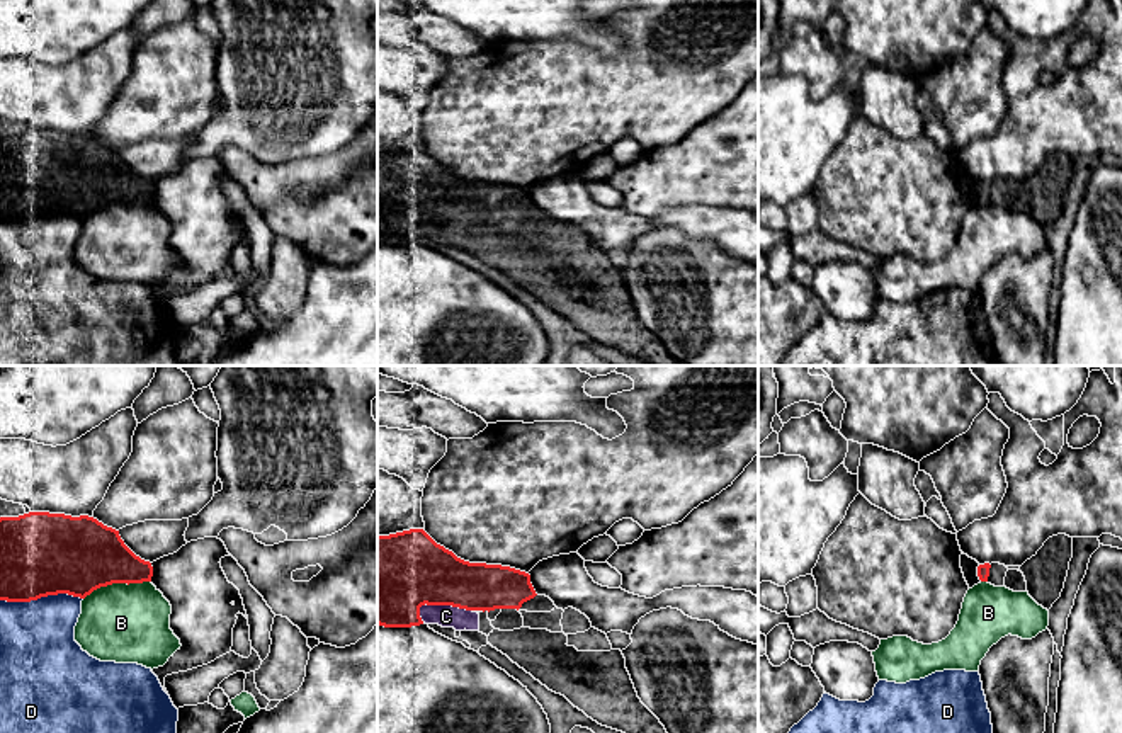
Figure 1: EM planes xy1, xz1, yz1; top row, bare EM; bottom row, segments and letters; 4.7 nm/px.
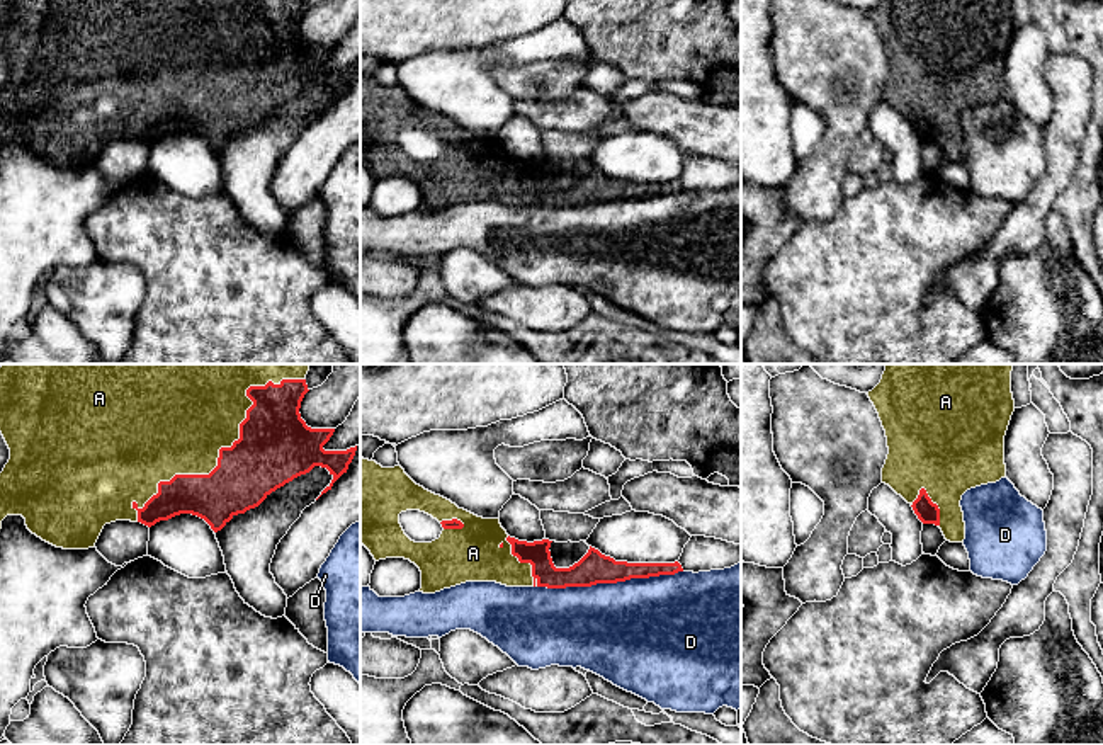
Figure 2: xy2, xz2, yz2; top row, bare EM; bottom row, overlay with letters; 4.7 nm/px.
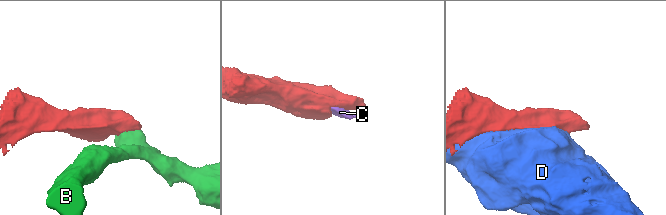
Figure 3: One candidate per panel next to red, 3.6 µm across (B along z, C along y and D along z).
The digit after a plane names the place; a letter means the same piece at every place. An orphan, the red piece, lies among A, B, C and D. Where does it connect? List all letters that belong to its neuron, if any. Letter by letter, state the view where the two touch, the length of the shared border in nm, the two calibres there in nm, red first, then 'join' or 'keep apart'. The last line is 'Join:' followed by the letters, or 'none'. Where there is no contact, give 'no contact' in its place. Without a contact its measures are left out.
A: xy2 | 1050 nm | 360/480 nm | join
B: xy1 | 340 nm | 360/380 nm | keep apart
C: xz1 | 260 nm | 380/110 nm | join
D: xz2 | 700 nm | 150/480 nm | keep apart
Join: A, C

